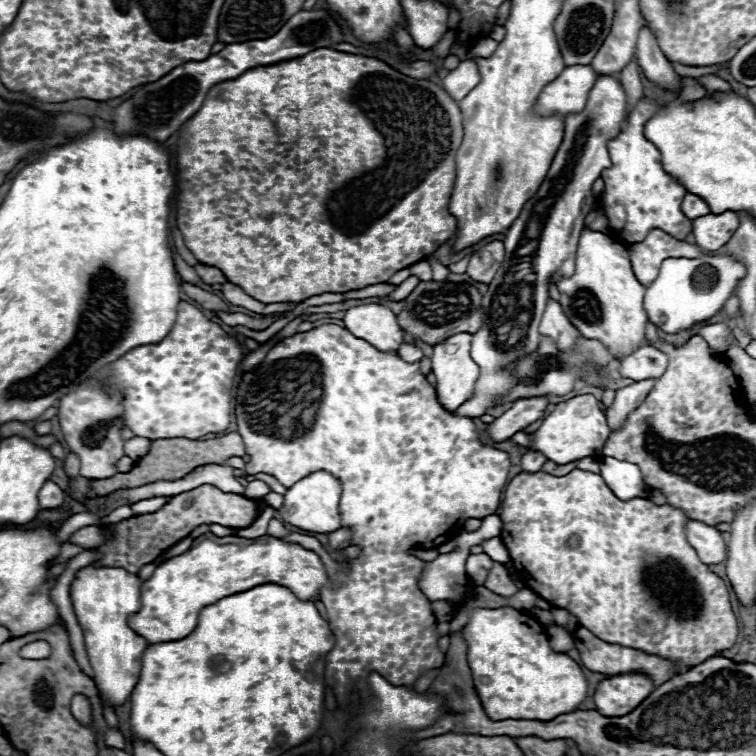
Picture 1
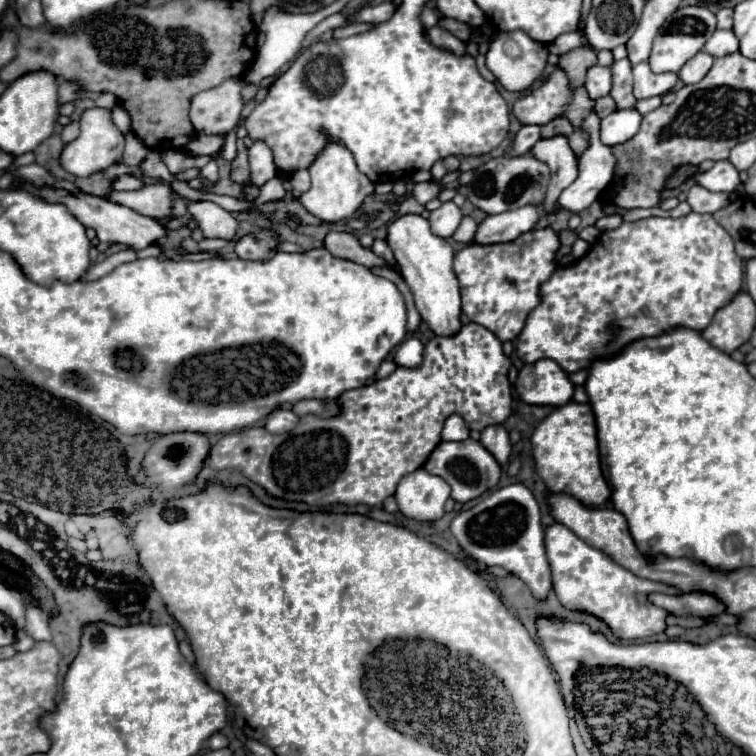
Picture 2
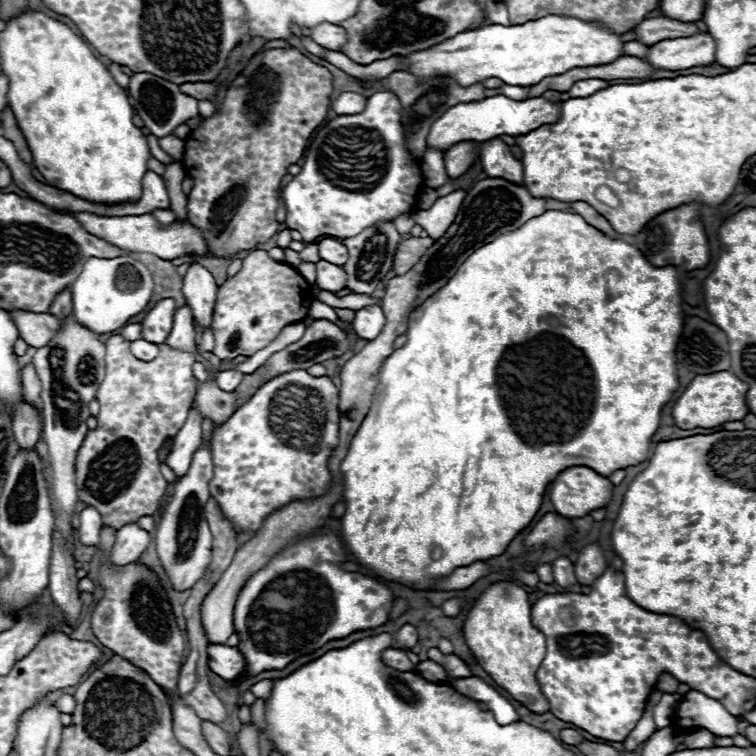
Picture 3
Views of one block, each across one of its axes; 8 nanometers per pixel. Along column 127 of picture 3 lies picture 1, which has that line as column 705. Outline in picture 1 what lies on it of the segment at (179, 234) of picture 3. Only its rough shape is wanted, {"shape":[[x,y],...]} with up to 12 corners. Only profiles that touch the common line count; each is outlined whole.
{"shape":[[728,210],[694,220],[702,250],[718,250],[738,228]]}

